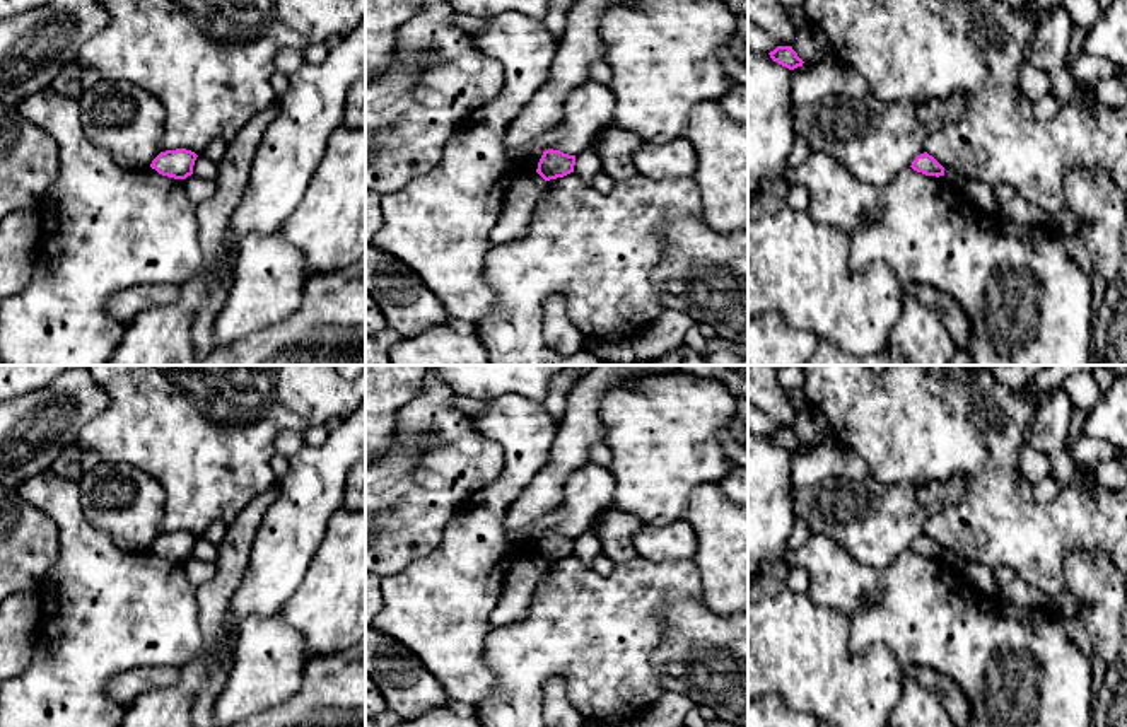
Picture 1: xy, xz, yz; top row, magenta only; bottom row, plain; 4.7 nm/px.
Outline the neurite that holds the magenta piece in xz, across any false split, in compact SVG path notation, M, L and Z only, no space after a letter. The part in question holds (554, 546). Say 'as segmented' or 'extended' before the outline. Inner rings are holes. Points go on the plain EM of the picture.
as segmented; M545 532L536 555L545 561L557 561L574 555L575 538L564 536L560 532Z

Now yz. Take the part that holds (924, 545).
as segmented; M927 534L917 538L910 550L926 558L944 558L944 550Z

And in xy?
as segmented; M186 531L166 532L152 543L150 550L162 558L186 561L193 556L196 539L195 534Z

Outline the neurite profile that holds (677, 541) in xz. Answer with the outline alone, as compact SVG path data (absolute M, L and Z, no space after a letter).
M680 521L669 526L644 524L634 544L639 556L663 563L693 560L698 541L693 527Z

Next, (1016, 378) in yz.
M982 365L999 384L1011 391L1025 389L1047 365Z

